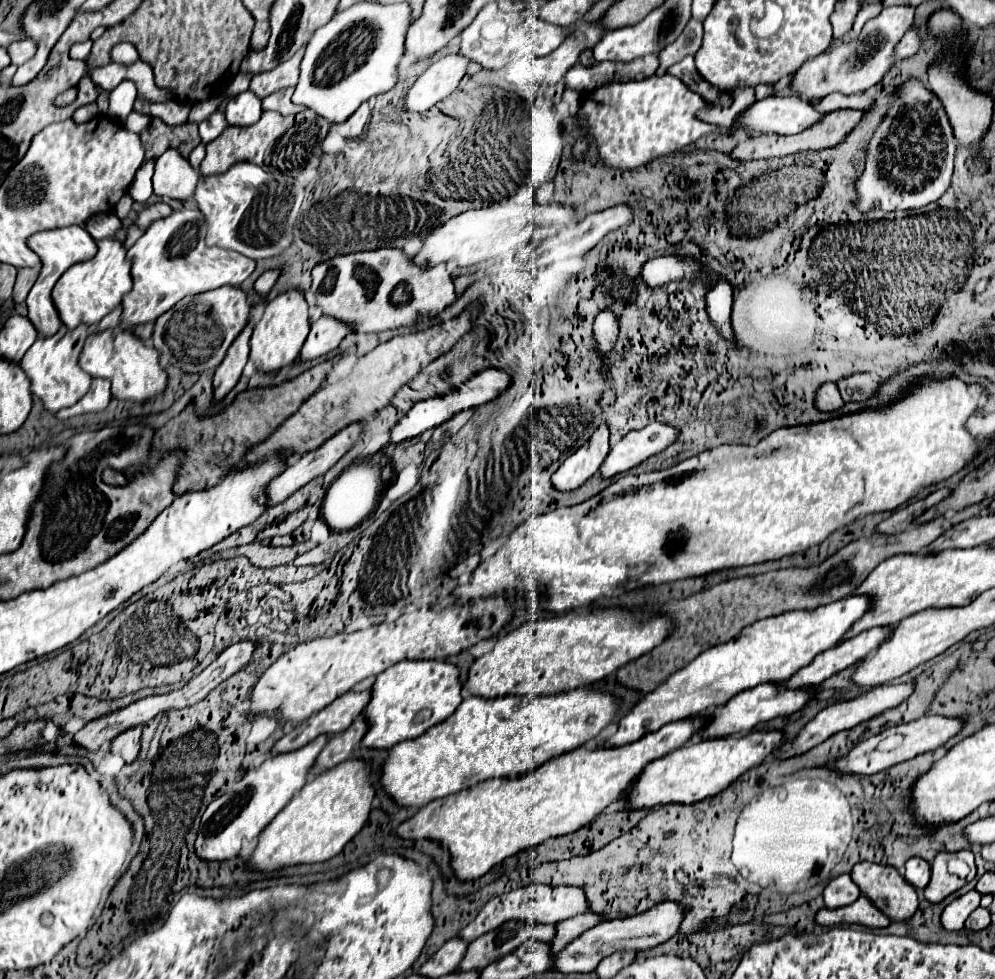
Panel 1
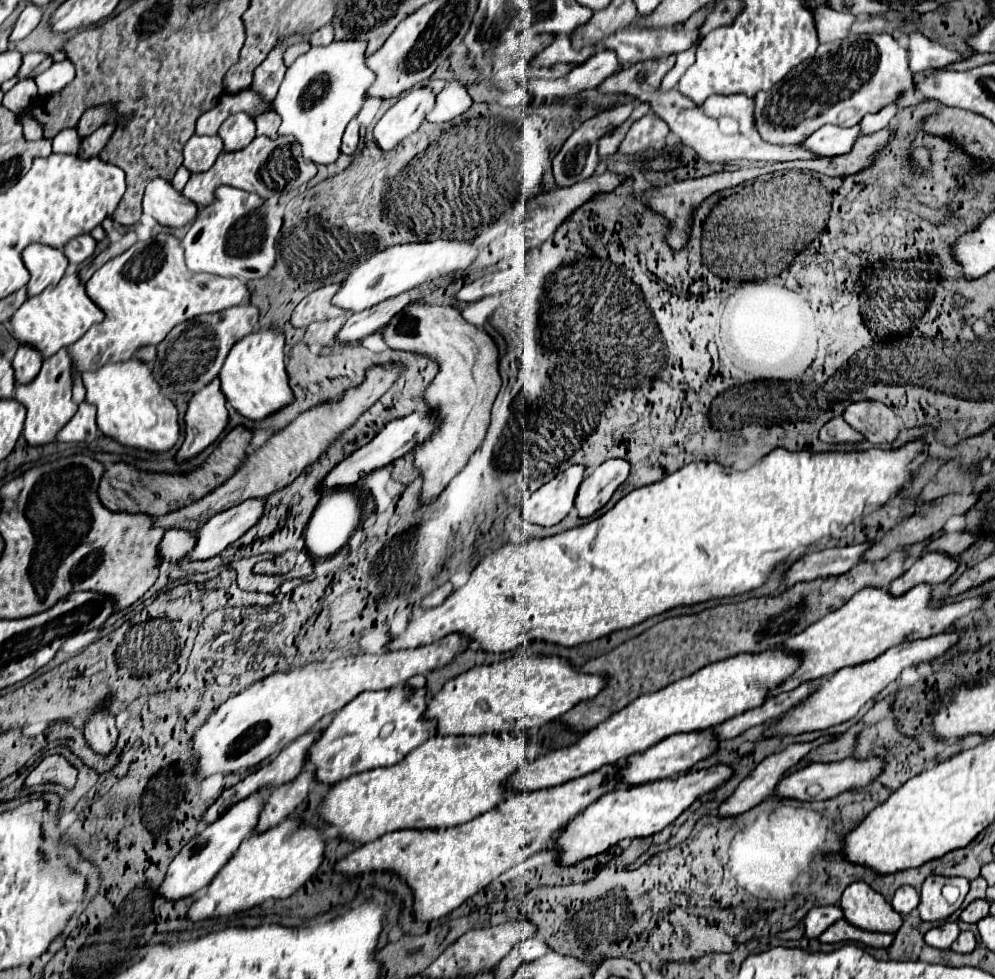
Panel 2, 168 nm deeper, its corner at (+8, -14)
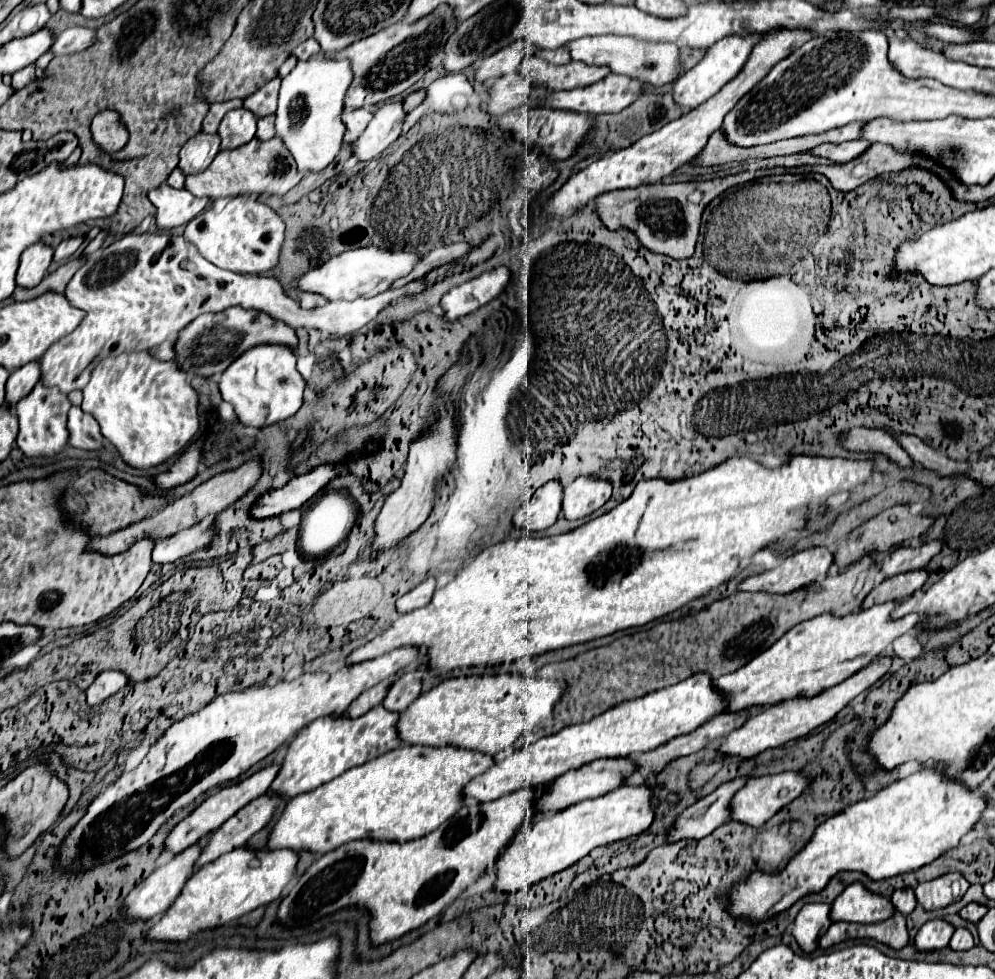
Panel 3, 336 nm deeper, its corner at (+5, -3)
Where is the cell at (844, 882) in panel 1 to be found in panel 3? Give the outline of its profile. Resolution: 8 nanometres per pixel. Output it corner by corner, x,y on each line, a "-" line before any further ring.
807,903
795,919
793,937
805,953
811,953
819,945
819,937
831,925
831,905
829,903

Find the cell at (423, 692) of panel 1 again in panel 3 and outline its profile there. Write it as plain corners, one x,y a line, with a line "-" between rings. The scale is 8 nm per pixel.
377,705
369,709
361,717
349,717
345,713
341,715
325,715
315,719
311,725
307,725
299,737
289,745
289,751
283,759
281,771
277,779
273,781
271,789
273,793
279,793
281,797
295,797
299,793
311,791
317,785
323,785
347,769
361,765
365,761
371,761
379,755
385,755
397,747
403,745
403,739
399,737
399,719
401,713
387,711
383,705

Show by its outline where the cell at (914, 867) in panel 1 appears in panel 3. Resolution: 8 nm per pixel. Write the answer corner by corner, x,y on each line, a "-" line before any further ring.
903,887
903,889
897,889
893,895
891,895
891,903
895,905
897,911
901,913
911,913
917,905
917,899
915,899
915,893
911,887

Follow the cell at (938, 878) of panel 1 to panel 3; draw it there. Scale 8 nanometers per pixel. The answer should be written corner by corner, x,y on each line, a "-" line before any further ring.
947,873
937,879
919,883
915,887
915,897
917,897
919,905
925,911
935,911
935,909
943,909
943,907
951,905
955,901
951,895
951,881
955,881
955,879
961,881
961,877
963,877
961,873

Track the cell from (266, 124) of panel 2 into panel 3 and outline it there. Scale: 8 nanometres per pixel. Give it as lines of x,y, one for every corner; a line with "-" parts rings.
265,115
259,119
257,123
257,137
261,141
267,141
271,137
275,137
275,115

